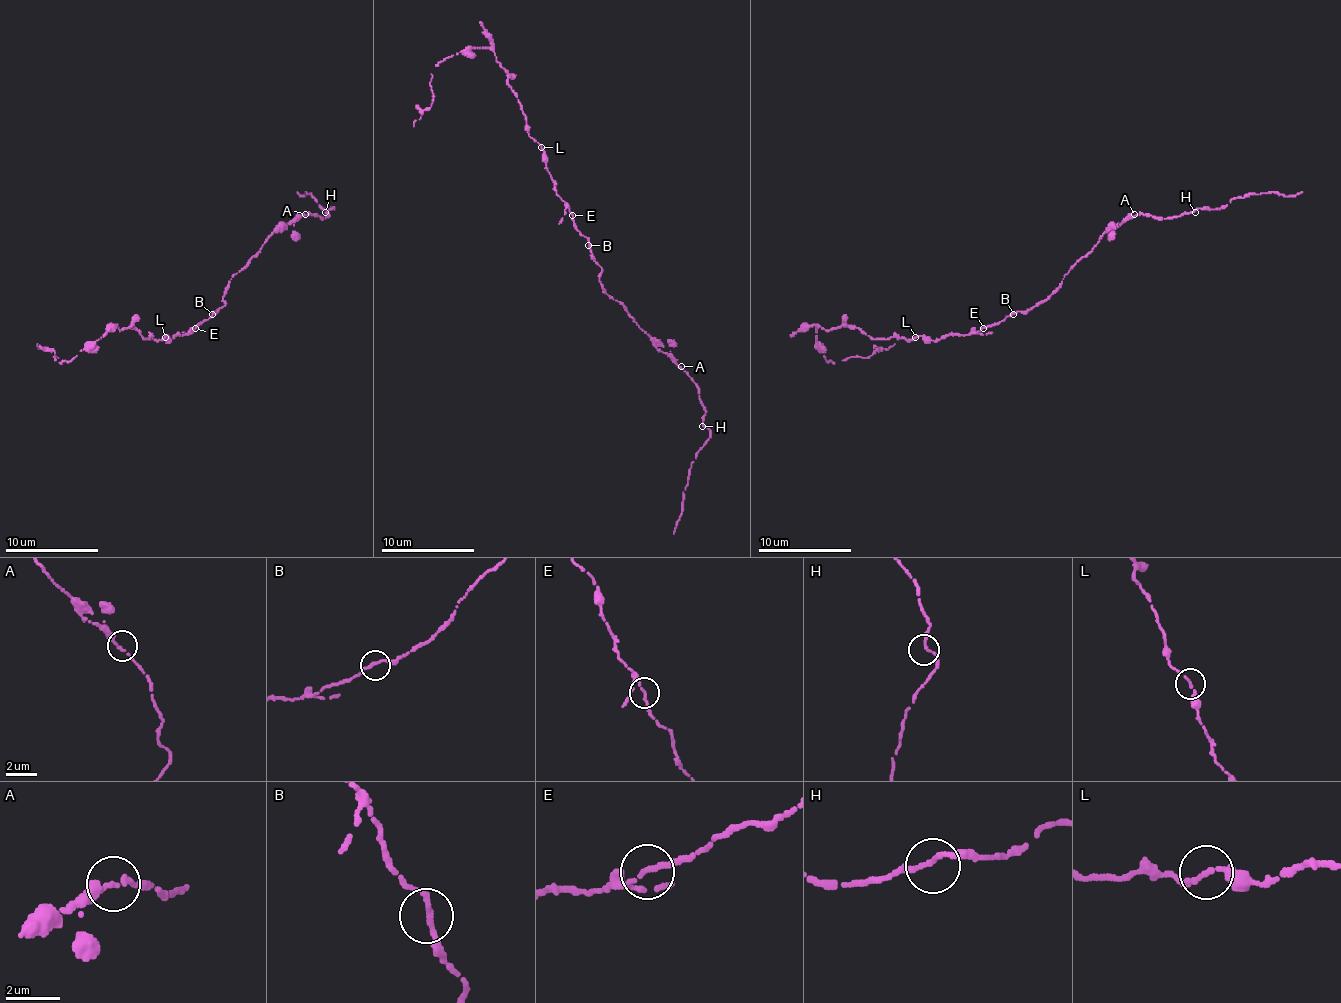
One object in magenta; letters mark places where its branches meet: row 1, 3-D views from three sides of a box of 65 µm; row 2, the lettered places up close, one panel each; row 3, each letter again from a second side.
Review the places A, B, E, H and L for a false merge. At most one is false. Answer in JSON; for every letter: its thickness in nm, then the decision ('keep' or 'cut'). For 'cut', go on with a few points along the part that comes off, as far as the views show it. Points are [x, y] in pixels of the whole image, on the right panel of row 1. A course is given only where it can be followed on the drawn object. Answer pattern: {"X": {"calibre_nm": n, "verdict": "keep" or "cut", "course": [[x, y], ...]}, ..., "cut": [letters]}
{"A": {"calibre_nm": 200, "verdict": "keep"}, "B": {"calibre_nm": 220, "verdict": "keep"}, "E": {"calibre_nm": 180, "verdict": "keep"}, "H": {"calibre_nm": 200, "verdict": "keep"}, "L": {"calibre_nm": 190, "verdict": "keep"}, "cut": []}

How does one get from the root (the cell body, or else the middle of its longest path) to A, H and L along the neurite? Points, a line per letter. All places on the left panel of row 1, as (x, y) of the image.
A: (214, 312), (226, 302), (223, 291), (230, 279), (246, 265), (267, 237), (277, 228), (305, 214)
H: (214, 312), (226, 302), (223, 291), (230, 279), (277, 228), (305, 214), (323, 219), (328, 217), (325, 212)
L: (214, 312), (193, 330), (174, 335), (170, 340), (168, 335), (165, 337)

